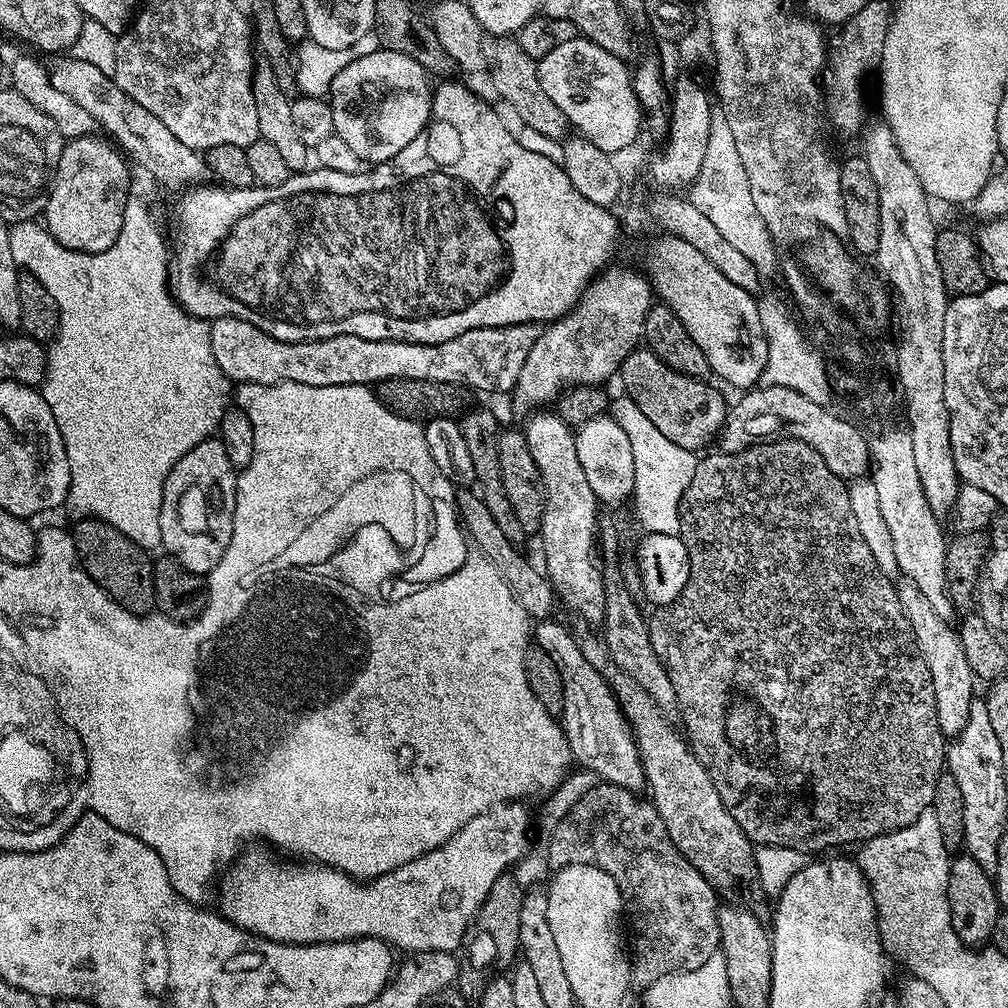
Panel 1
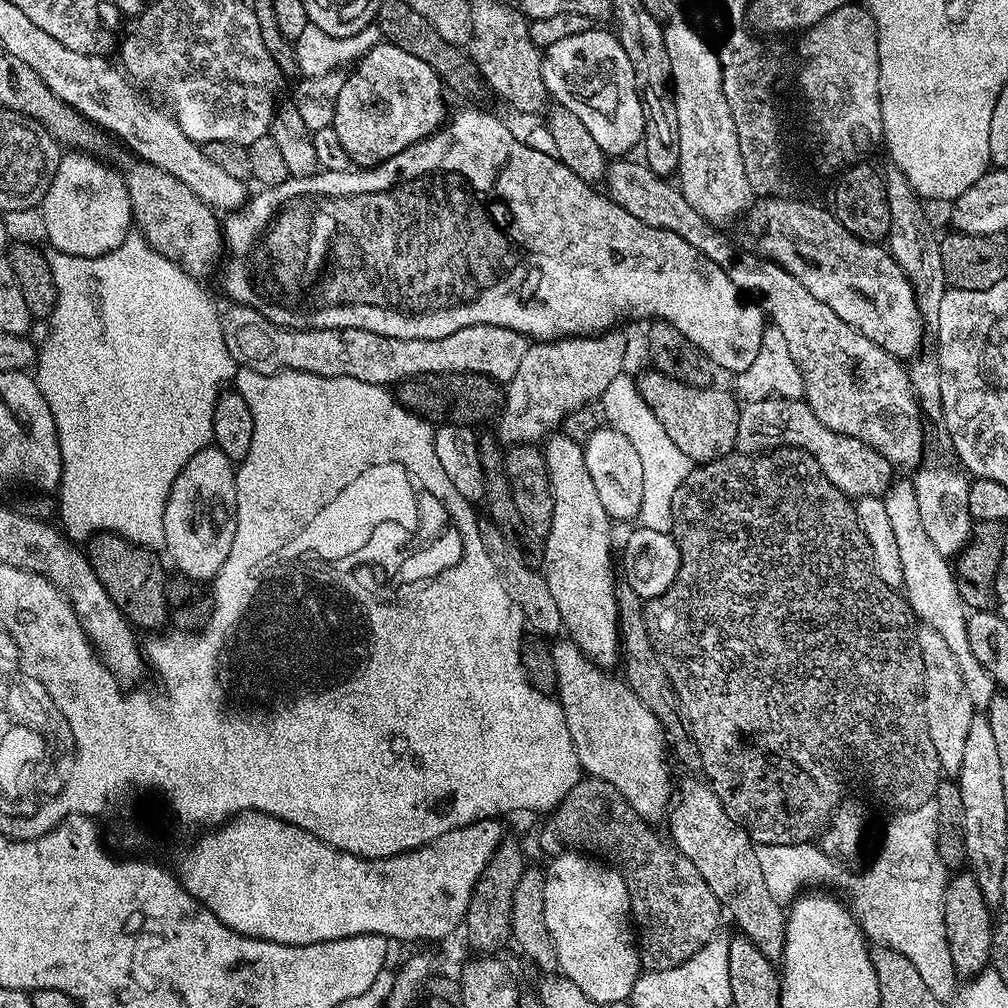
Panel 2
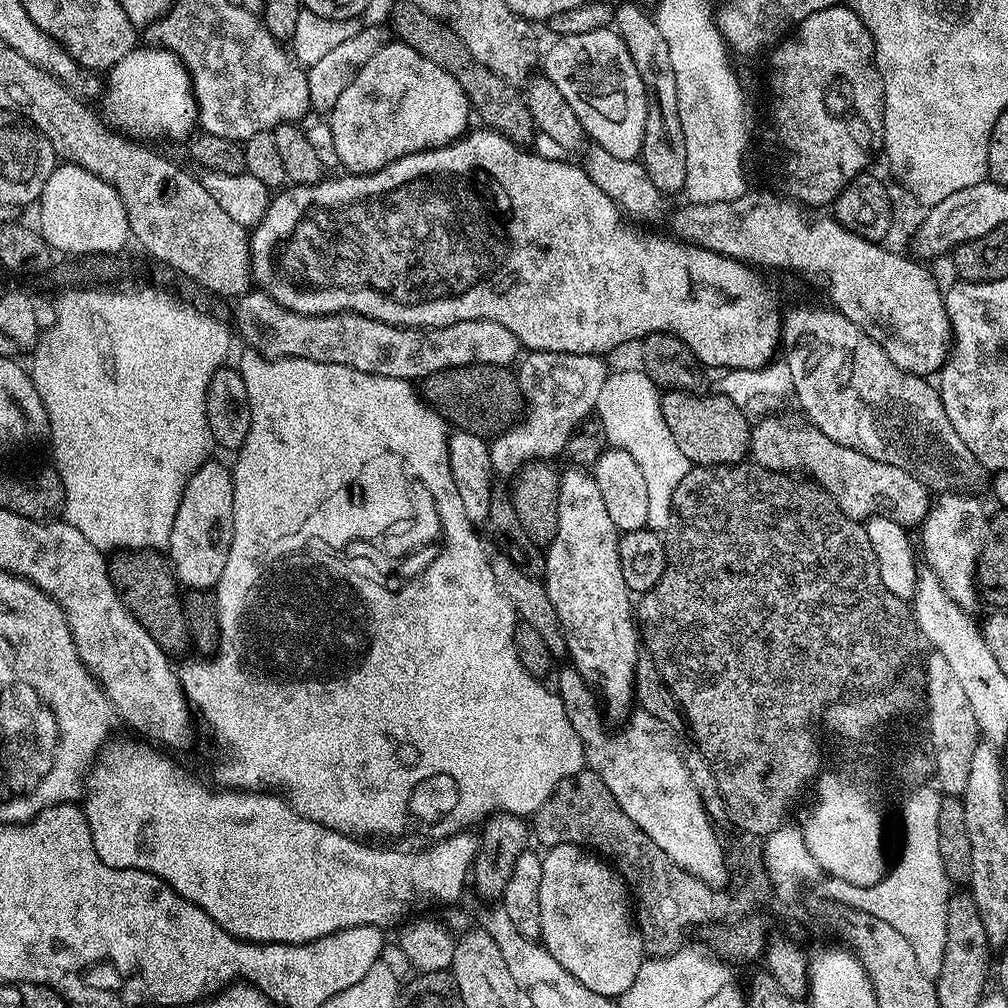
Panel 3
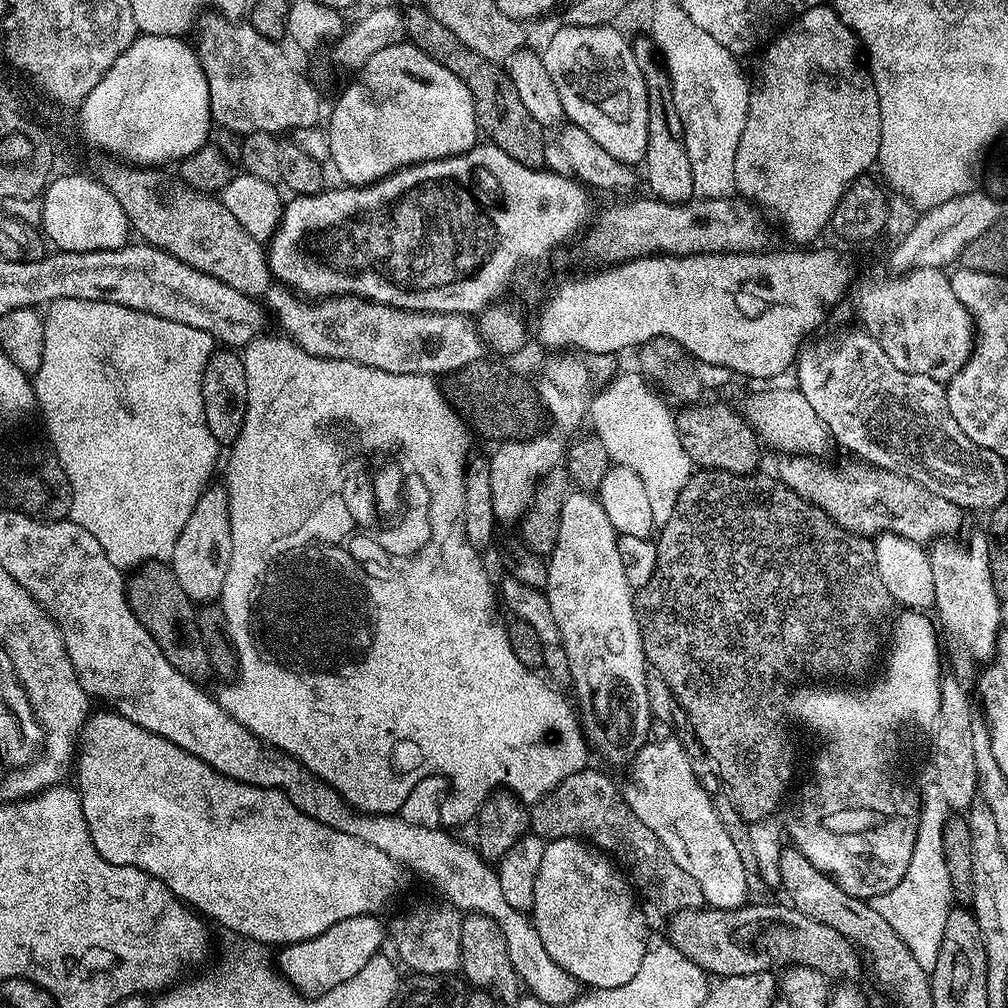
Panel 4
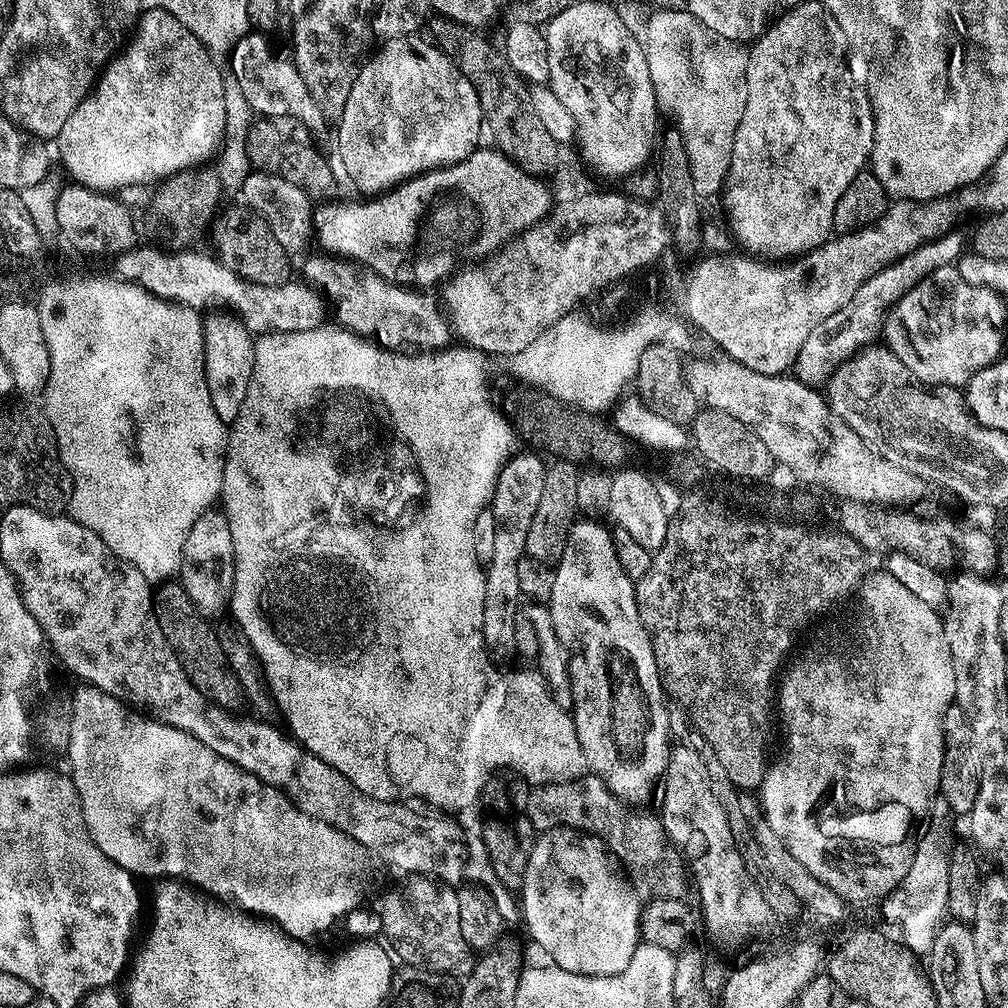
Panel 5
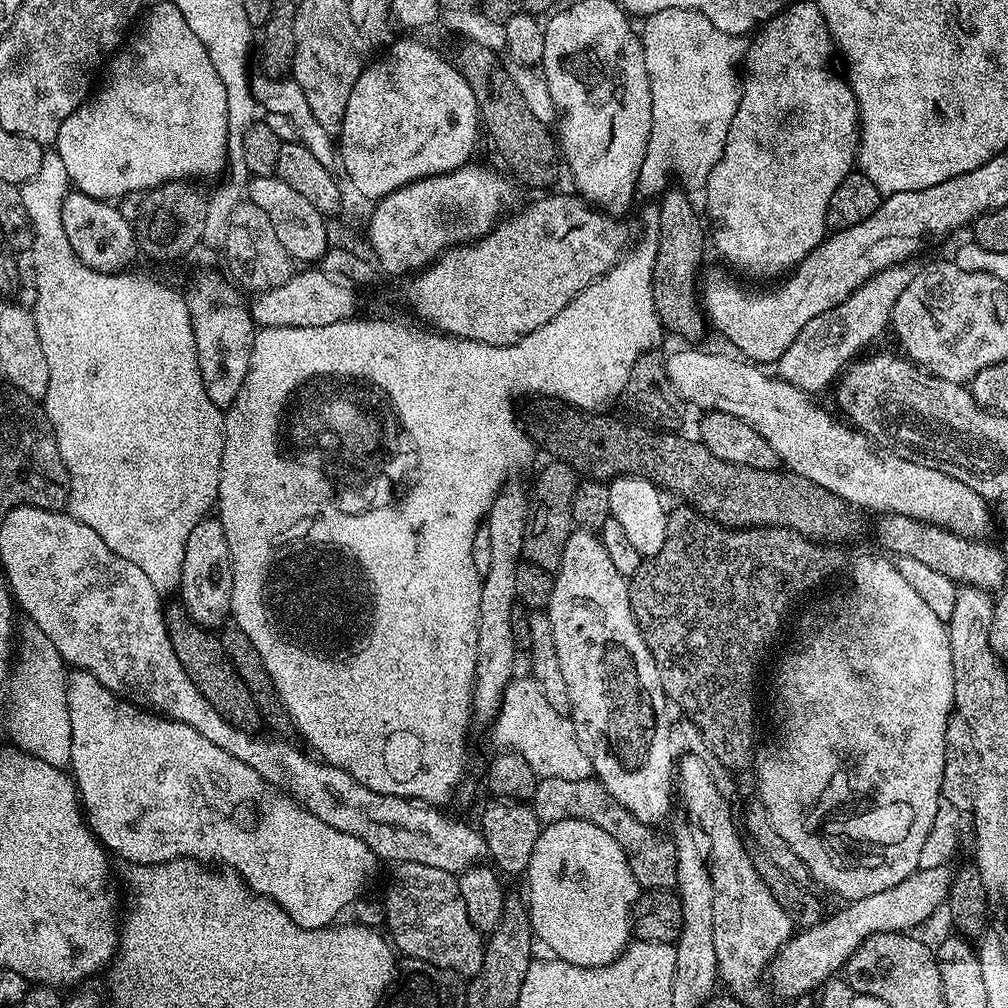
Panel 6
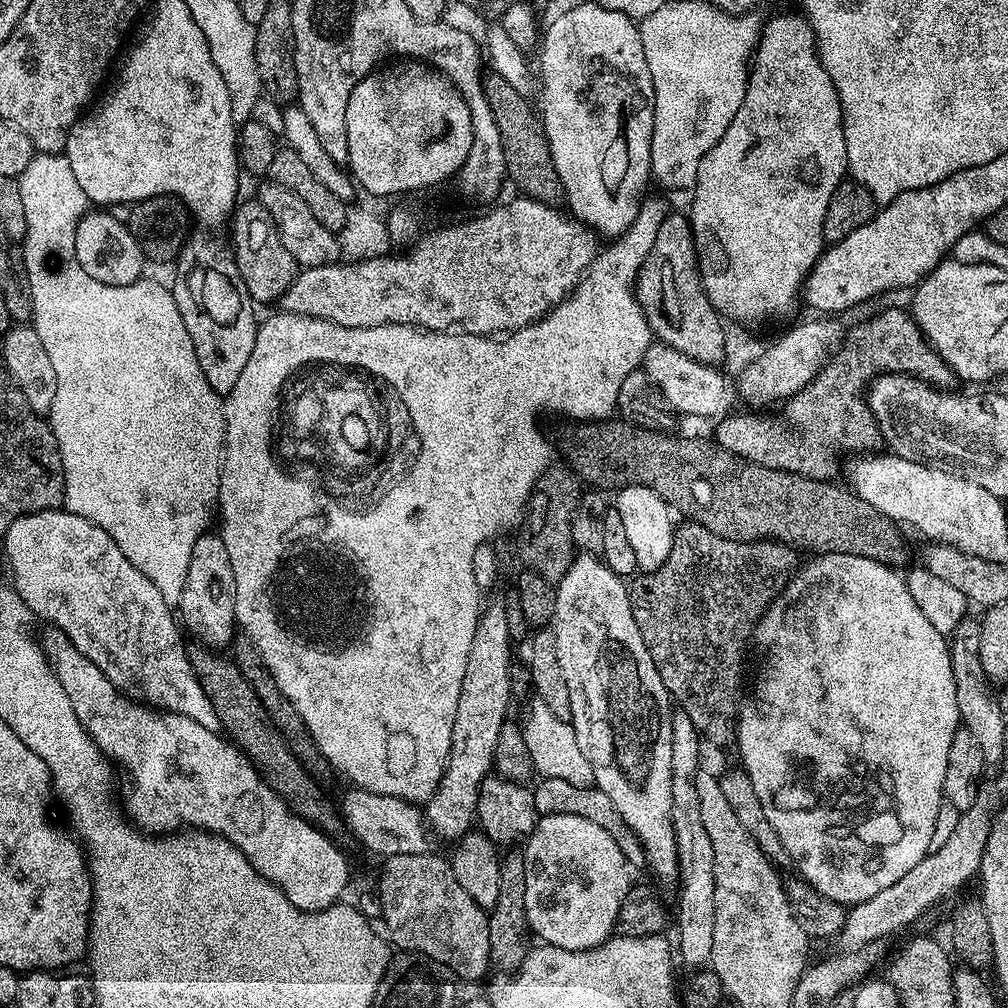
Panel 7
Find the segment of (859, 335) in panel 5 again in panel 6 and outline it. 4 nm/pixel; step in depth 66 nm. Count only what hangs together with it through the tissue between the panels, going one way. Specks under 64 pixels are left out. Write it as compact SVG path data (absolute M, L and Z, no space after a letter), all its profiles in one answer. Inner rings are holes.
M902 263L879 272L861 288L854 290L846 302L834 306L834 310L826 310L826 314L810 318L810 322L802 326L798 338L794 338L794 342L790 342L787 350L780 355L779 379L809 394L817 394L832 379L835 381L861 355L860 348L878 339L884 331L889 331L894 306L900 301L906 286L910 286L914 275L913 269L908 267L907 263Z

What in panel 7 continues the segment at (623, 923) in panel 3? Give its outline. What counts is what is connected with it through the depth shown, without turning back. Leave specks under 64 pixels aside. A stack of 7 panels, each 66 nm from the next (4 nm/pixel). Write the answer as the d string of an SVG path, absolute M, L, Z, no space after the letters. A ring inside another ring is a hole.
M578 814L540 816L522 848L526 870L526 918L533 933L545 945L567 952L586 952L597 948L613 935L622 902L634 880L628 877L630 865L615 840L598 822L578 818Z

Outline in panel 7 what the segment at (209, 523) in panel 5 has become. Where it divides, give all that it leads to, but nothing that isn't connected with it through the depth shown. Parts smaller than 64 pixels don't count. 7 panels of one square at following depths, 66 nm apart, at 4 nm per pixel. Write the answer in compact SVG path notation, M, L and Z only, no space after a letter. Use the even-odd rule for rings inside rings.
M201 534L194 542L194 554L190 554L190 570L186 570L186 586L178 601L178 616L187 635L195 638L205 648L224 650L237 635L236 579L230 570L230 554L226 554L226 542L219 534Z

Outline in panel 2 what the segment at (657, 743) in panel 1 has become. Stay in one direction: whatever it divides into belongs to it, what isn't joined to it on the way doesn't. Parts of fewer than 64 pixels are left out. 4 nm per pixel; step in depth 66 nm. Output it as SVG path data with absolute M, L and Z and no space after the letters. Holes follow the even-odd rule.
M700 780L679 781L666 816L666 825L672 830L671 841L676 851L694 862L698 874L706 878L706 886L714 890L721 909L736 919L741 933L753 940L769 960L784 959L784 943L788 929L785 905L774 902L766 878L762 878L762 866L758 866L757 845L745 830L722 806L712 785Z

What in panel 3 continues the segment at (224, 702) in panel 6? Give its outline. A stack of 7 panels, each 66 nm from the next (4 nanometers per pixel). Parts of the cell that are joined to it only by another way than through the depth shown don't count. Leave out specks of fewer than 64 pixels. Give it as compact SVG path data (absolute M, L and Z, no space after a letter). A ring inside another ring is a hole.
M151 548L117 551L108 560L108 573L125 610L147 630L150 638L154 638L154 642L158 642L158 646L164 652L175 654L190 648L182 592L169 557L163 551Z

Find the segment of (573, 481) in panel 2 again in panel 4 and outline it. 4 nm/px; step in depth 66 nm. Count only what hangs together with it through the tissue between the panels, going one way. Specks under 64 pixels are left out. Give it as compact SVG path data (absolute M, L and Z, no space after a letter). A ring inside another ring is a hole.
M572 490L562 502L562 518L558 522L558 542L548 561L548 587L546 595L554 622L558 622L558 634L564 643L566 658L572 675L571 687L576 688L580 699L582 727L590 741L604 756L612 760L635 757L649 739L648 727L654 713L648 701L646 678L650 675L650 665L644 659L642 634L636 617L634 589L626 582L626 569L618 554L617 532L606 518L599 499L593 493Z

